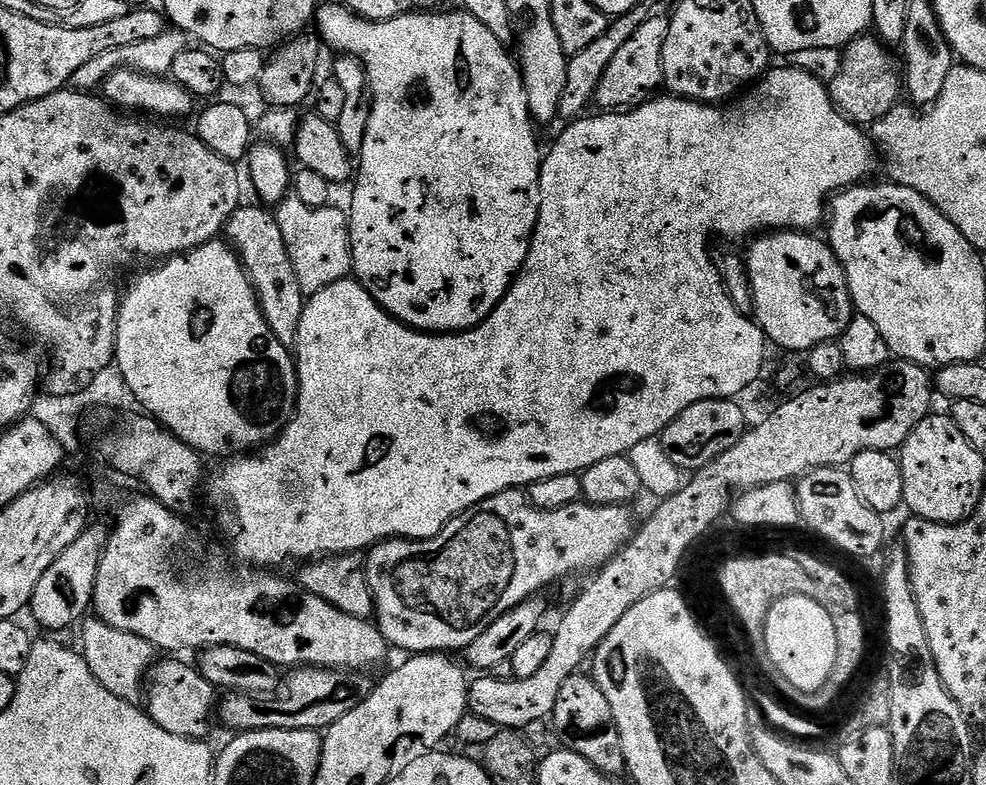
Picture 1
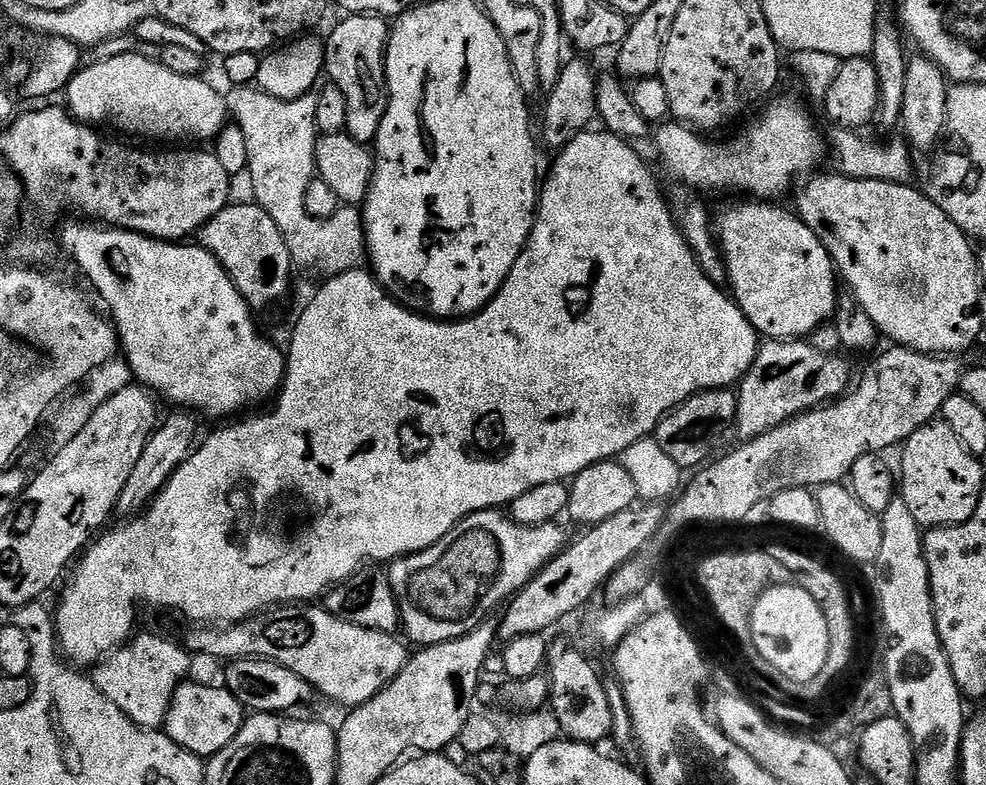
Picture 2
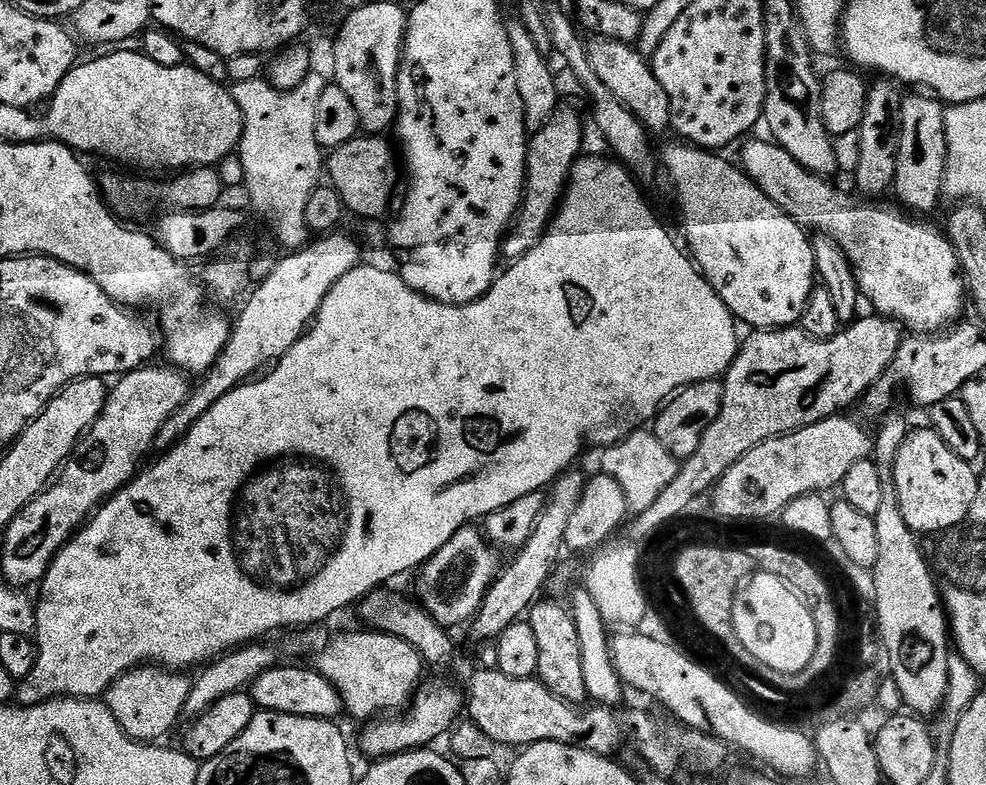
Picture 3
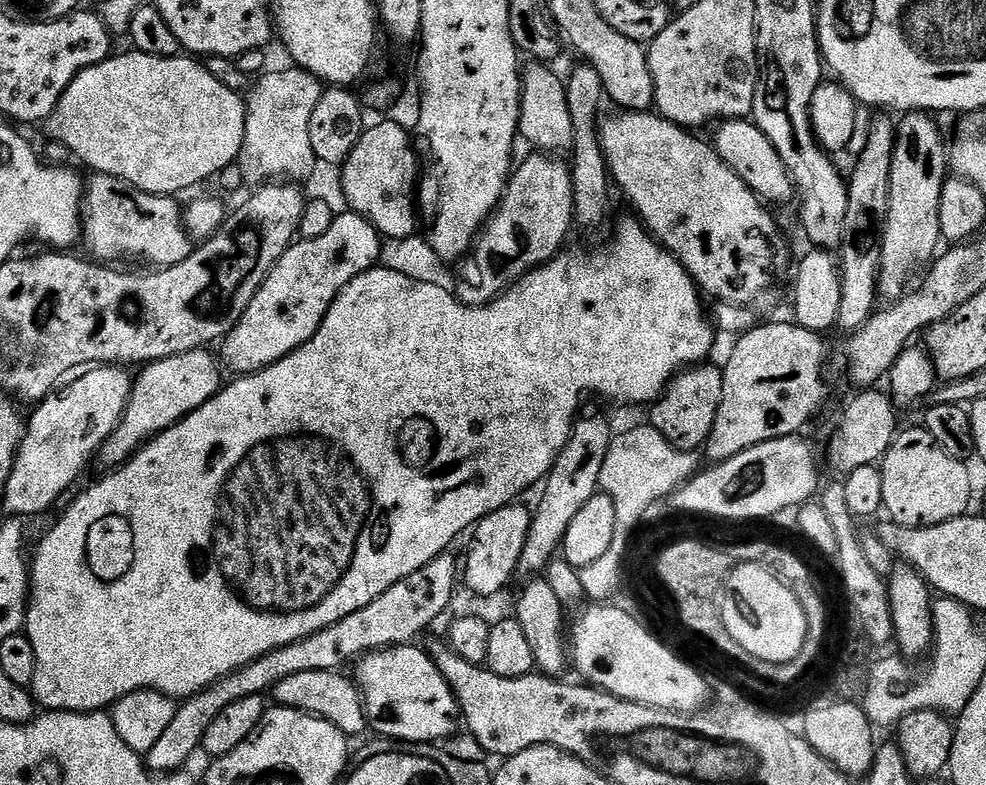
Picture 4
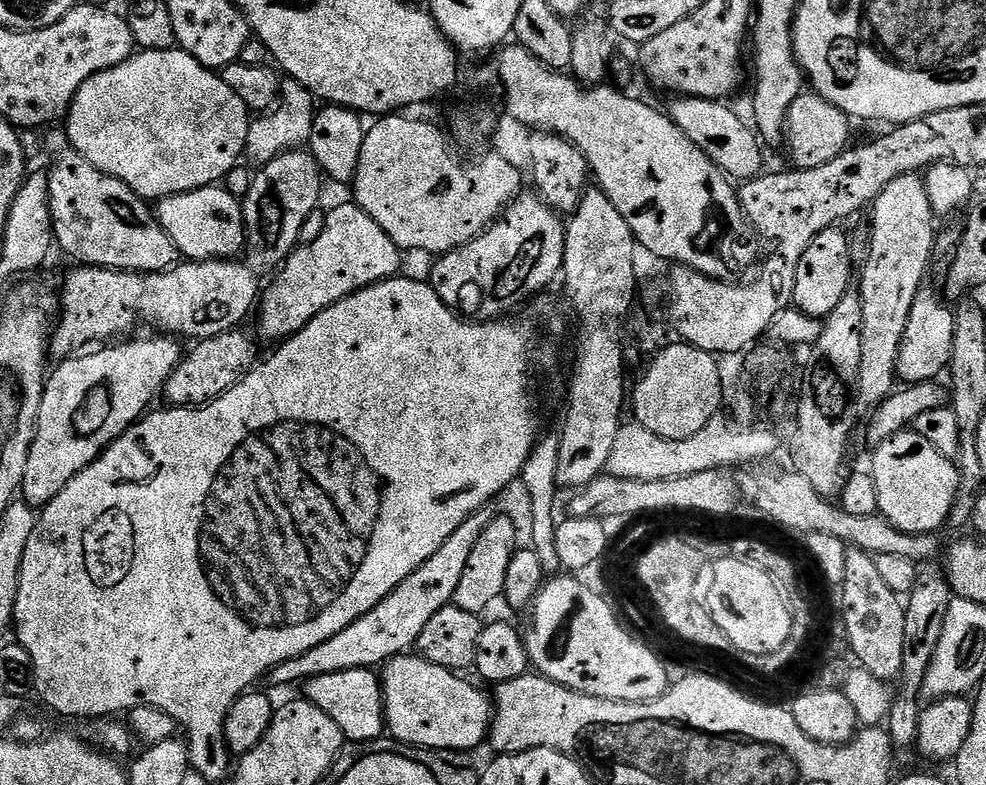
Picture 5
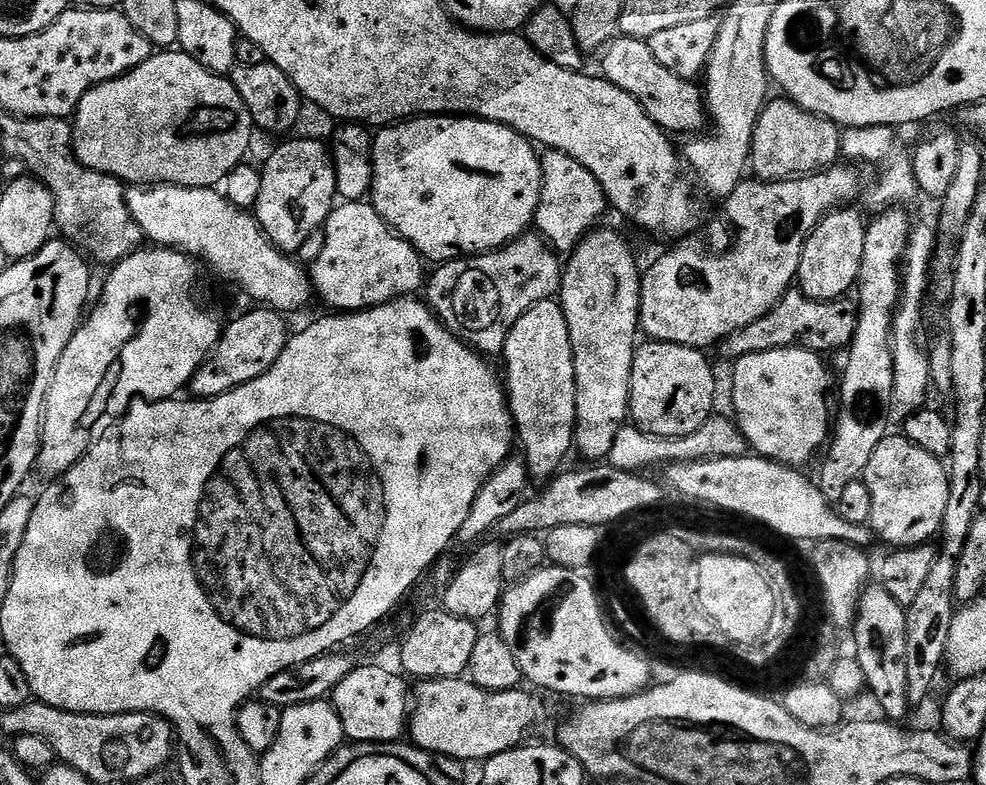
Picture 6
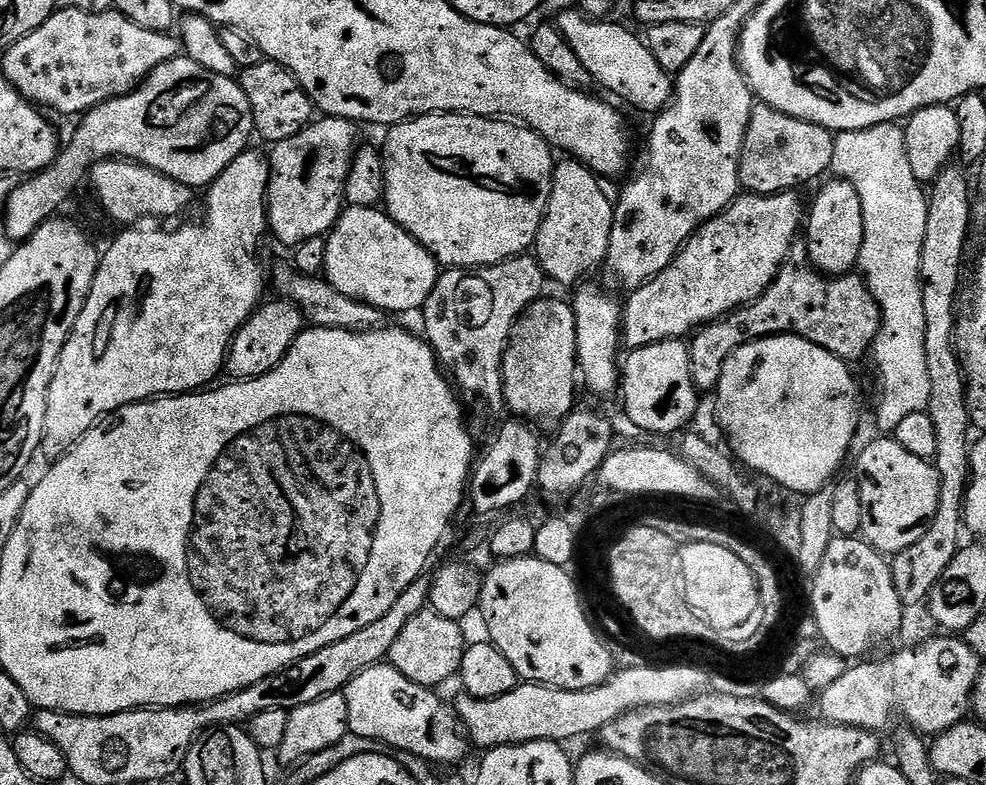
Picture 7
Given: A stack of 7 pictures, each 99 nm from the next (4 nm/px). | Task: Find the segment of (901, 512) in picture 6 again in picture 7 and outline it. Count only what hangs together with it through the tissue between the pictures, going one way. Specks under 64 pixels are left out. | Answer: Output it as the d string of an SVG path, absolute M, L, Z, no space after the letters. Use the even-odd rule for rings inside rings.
M895 438L888 440L869 439L865 448L859 449L860 457L856 460L854 479L858 482L858 490L862 490L862 526L860 536L872 548L885 554L895 554L906 550L906 546L914 546L922 534L926 534L929 524L938 514L940 506L940 475L936 473L936 465L931 460L917 458L904 447L898 446Z

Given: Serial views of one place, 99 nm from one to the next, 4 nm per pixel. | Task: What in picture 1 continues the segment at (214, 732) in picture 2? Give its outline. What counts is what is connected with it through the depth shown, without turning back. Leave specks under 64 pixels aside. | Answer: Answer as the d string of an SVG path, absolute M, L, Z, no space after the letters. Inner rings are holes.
M164 658L164 661L157 663L146 678L146 700L148 696L148 704L146 703L146 711L152 720L158 726L162 726L162 730L167 730L170 734L178 734L178 738L190 738L191 740L199 740L207 737L208 727L211 726L212 720L214 724L214 713L218 708L218 689L206 682L206 678L201 676L195 667L192 668L188 664L183 664L180 658Z

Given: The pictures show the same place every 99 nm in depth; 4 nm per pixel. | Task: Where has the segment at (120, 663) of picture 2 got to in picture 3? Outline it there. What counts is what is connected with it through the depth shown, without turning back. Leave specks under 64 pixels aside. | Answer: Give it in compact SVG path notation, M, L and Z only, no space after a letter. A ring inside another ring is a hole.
M141 665L112 683L105 692L104 703L128 737L140 743L157 743L183 715L192 689L192 680L185 676L185 673L157 665Z

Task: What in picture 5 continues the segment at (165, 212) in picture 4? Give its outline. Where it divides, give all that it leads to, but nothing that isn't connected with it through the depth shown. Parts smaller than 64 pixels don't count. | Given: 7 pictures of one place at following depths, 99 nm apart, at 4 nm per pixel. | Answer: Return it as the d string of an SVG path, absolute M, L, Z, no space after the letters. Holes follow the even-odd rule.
M53 127L48 136L48 152L53 156L52 169L46 174L49 210L52 212L52 235L55 243L68 256L76 259L80 266L114 268L117 272L166 272L177 263L178 253L174 242L162 230L156 213L149 201L142 199L130 186L118 178L100 172L86 158L73 148L68 133L63 127Z

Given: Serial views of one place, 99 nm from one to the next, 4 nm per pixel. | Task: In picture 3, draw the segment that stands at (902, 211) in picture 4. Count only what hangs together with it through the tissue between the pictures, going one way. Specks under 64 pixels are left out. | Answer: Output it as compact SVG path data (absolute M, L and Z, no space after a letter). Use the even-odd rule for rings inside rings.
M910 94L904 96L902 102L902 110L900 111L900 149L898 150L898 162L896 163L896 182L894 185L894 193L901 200L899 203L903 205L905 209L913 208L913 213L916 214L928 214L924 212L932 212L940 204L940 192L945 191L946 188L946 173L948 170L948 139L944 133L944 113L946 111L945 105L941 101L937 100L935 96L931 94L920 94L924 96L910 96Z

